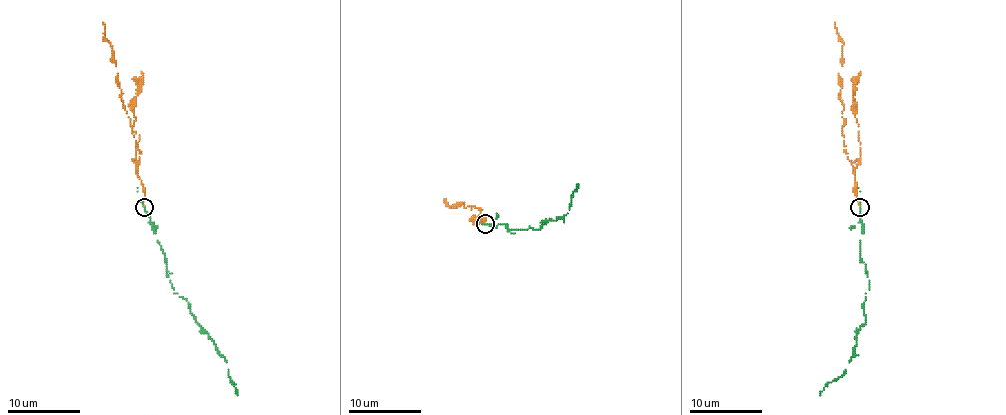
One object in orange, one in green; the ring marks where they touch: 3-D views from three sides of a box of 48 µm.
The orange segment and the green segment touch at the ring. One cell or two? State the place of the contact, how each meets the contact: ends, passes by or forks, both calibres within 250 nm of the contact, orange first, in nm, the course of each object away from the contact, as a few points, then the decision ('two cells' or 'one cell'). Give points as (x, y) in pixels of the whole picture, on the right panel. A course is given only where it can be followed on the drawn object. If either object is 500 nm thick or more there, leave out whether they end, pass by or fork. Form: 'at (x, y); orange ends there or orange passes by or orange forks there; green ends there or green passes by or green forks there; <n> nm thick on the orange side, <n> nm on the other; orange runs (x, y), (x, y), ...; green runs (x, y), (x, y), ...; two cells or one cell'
at (860, 207); orange ends there; green ends there; 170 nm thick on the orange side, 220 nm on the other; orange runs (860, 208), (855, 168), (844, 149), (844, 109), (838, 75), (844, 42), (834, 22); green runs (860, 208), (860, 255), (869, 288), (864, 302), (865, 322), (856, 335), (855, 355), (842, 375), (820, 395); two cells

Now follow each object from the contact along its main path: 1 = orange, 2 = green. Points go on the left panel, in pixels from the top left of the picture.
1: (145, 208), (145, 191), (137, 168), (139, 149), (125, 109), (103, 22)
2: (145, 208), (165, 255), (174, 293), (188, 302), (190, 313), (226, 362), (237, 395)

